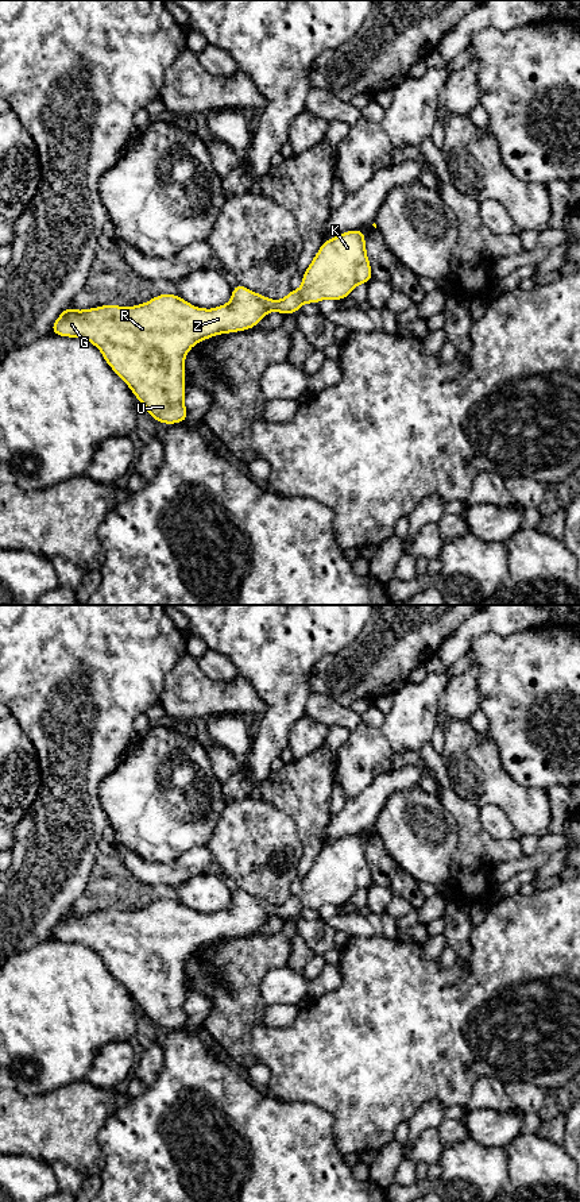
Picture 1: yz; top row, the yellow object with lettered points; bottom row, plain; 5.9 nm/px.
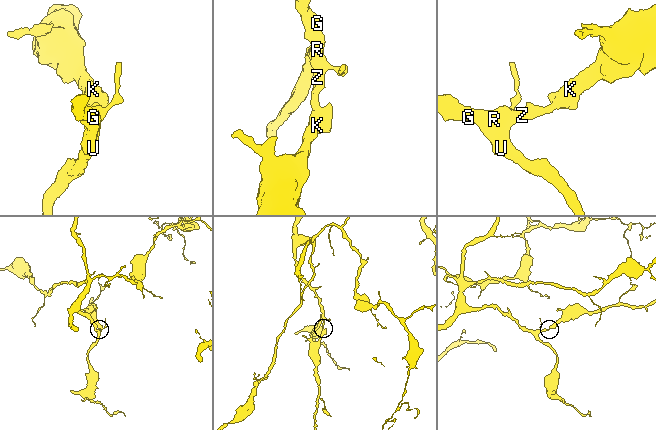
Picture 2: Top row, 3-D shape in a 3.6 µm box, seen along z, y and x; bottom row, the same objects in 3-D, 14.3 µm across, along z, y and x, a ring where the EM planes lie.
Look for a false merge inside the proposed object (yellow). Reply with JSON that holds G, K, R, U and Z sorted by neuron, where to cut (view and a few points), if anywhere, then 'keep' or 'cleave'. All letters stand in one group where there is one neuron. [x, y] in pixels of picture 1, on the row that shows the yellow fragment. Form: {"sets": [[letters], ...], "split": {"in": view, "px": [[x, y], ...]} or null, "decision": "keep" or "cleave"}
{"sets": [["G", "K", "R", "U", "Z"]], "split": null, "decision": "keep"}

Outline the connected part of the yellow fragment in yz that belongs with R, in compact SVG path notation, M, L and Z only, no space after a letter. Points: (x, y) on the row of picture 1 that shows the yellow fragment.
M359 228L324 240L302 274L299 289L289 290L282 300L271 300L247 286L236 285L232 286L231 301L213 309L197 308L181 296L170 293L134 307L108 304L76 311L69 305L54 320L51 332L58 336L81 338L96 346L104 361L127 384L154 421L170 425L187 420L187 409L183 404L185 358L193 346L216 335L255 328L271 311L287 316L299 312L303 303L318 304L325 298L340 301L359 284L368 284L371 280L366 235Z

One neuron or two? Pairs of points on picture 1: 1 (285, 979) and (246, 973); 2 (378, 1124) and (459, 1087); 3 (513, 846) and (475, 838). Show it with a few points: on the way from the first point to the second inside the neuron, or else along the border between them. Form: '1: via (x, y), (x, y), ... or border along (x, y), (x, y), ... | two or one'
1: border along (286, 964), (271, 969), (260, 982), (266, 1005) | two
2: via (398, 1104), (414, 1087), (439, 1087) | one
3: via (503, 847), (484, 847) | one

